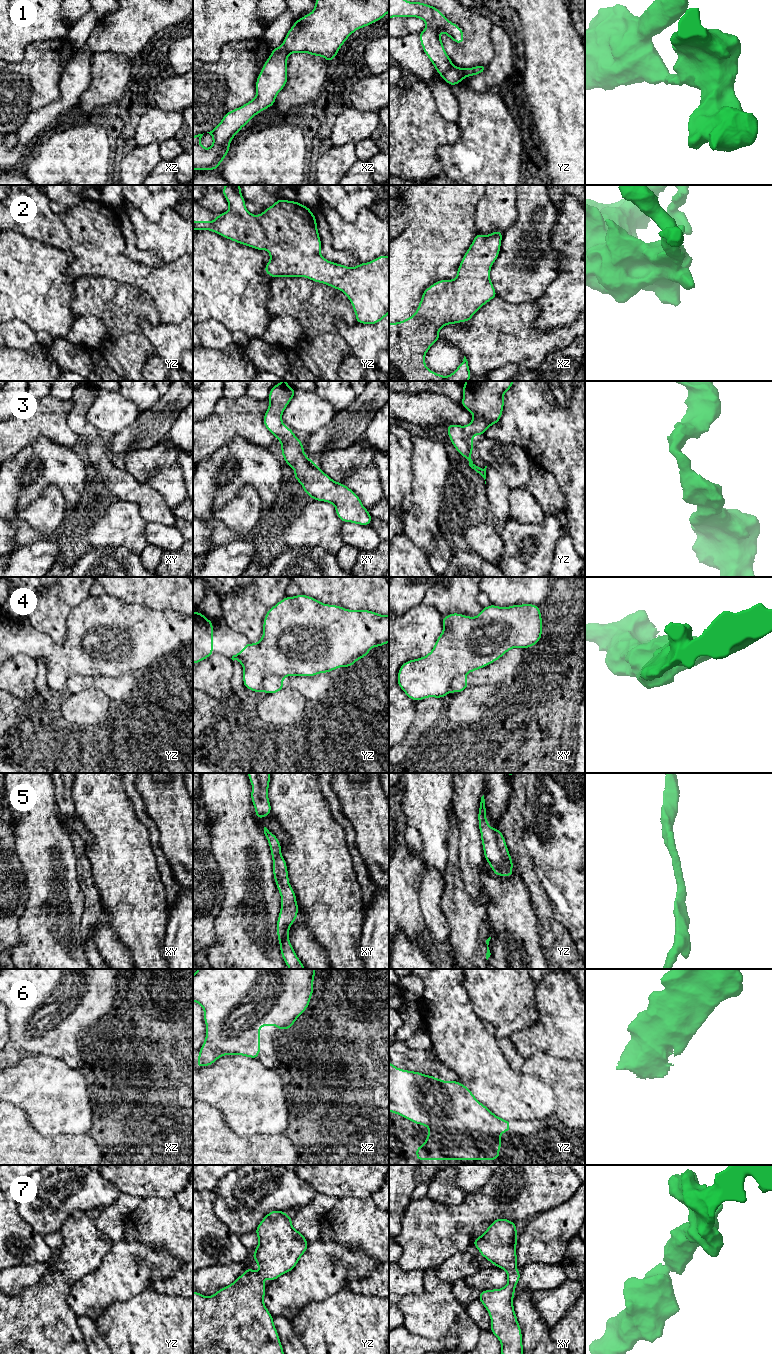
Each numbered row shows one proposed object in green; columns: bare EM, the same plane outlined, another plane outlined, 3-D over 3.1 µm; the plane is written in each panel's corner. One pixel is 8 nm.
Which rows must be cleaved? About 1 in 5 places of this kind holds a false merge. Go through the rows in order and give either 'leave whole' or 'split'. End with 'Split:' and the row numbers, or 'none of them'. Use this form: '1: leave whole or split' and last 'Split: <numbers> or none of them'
1: split
2: leave whole
3: leave whole
4: split
5: leave whole
6: leave whole
7: leave whole
Split: 1, 4

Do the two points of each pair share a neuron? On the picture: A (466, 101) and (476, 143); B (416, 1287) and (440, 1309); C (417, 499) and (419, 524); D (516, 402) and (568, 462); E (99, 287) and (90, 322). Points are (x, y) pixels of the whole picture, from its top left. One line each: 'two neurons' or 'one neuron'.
A: one neuron
B: two neurons
C: one neuron
D: one neuron
E: two neurons

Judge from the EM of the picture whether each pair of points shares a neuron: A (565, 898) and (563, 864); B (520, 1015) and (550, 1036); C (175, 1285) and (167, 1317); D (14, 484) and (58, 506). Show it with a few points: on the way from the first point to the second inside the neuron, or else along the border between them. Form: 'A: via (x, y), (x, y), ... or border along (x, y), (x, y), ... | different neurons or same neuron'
A: via (565, 890), (565, 872) | same neuron
B: border along (536, 1000), (538, 1018), (531, 1025), (512, 1034) | different neurons
C: border along (150, 1288), (160, 1293), (182, 1297) | different neurons
D: border along (64, 496), (49, 486), (20, 509) | different neurons

